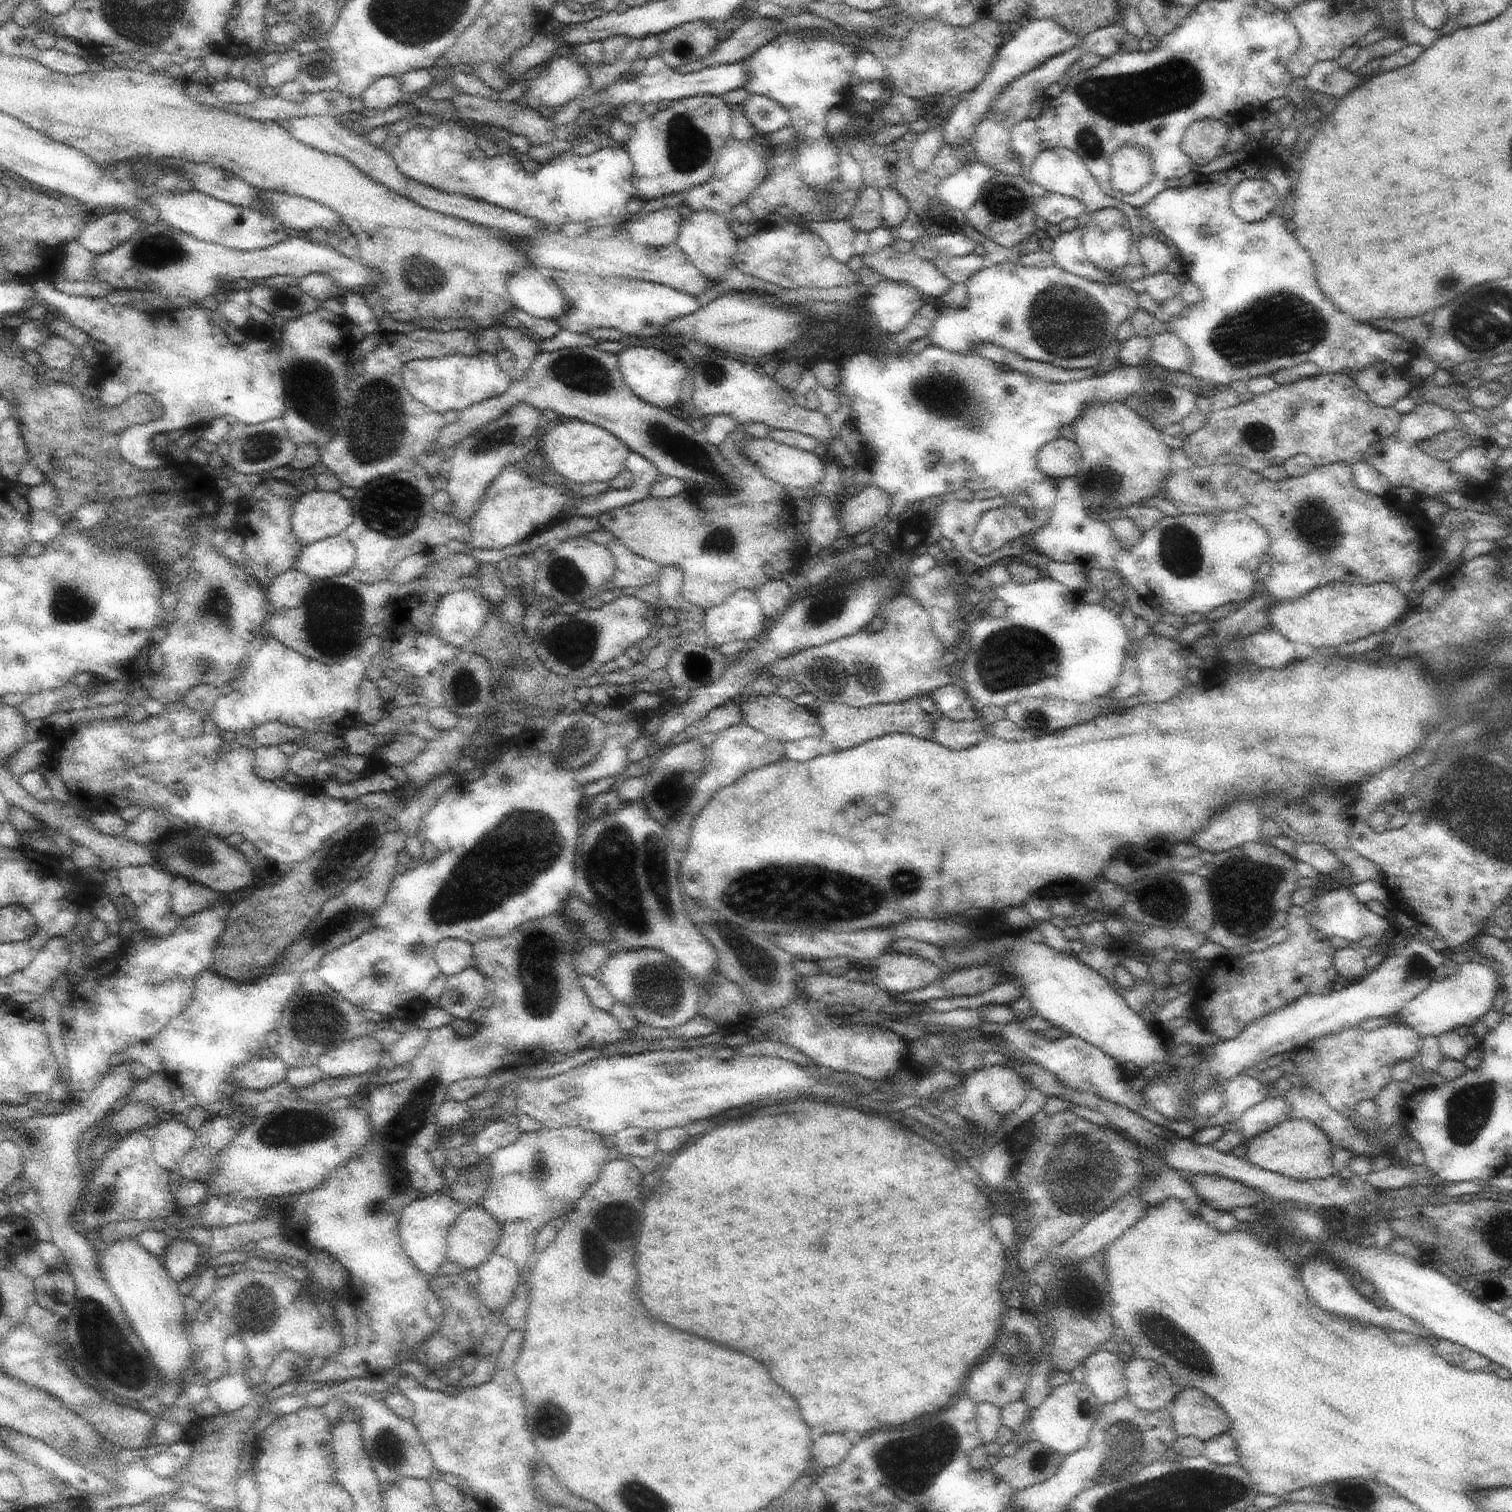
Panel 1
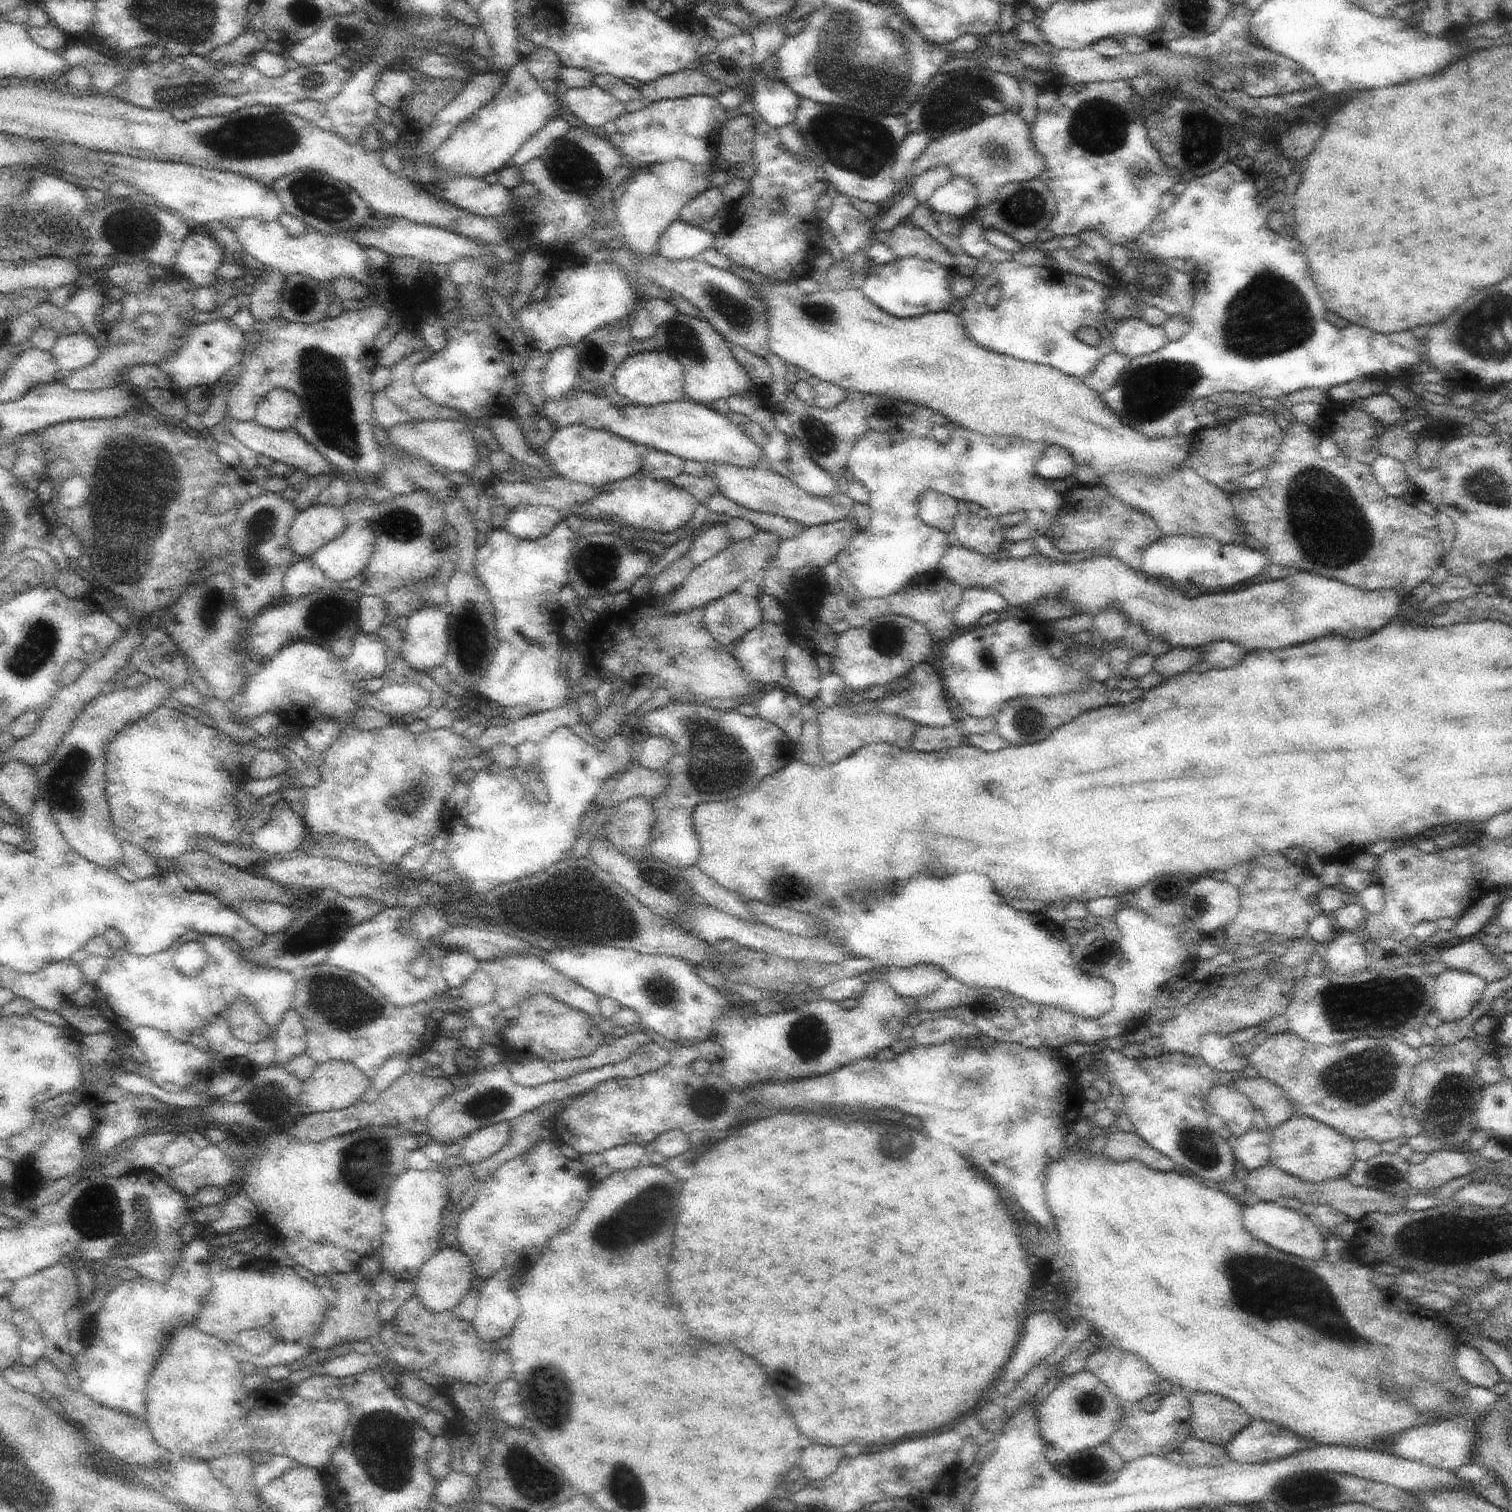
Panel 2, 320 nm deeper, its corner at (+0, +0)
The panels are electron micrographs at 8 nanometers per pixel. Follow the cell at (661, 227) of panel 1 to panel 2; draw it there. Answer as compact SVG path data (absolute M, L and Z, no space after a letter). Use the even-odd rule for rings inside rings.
M676 220L662 234L658 252L666 260L676 262L676 260L694 259L704 250L713 248L714 244L715 234L707 229L692 226L688 222Z

